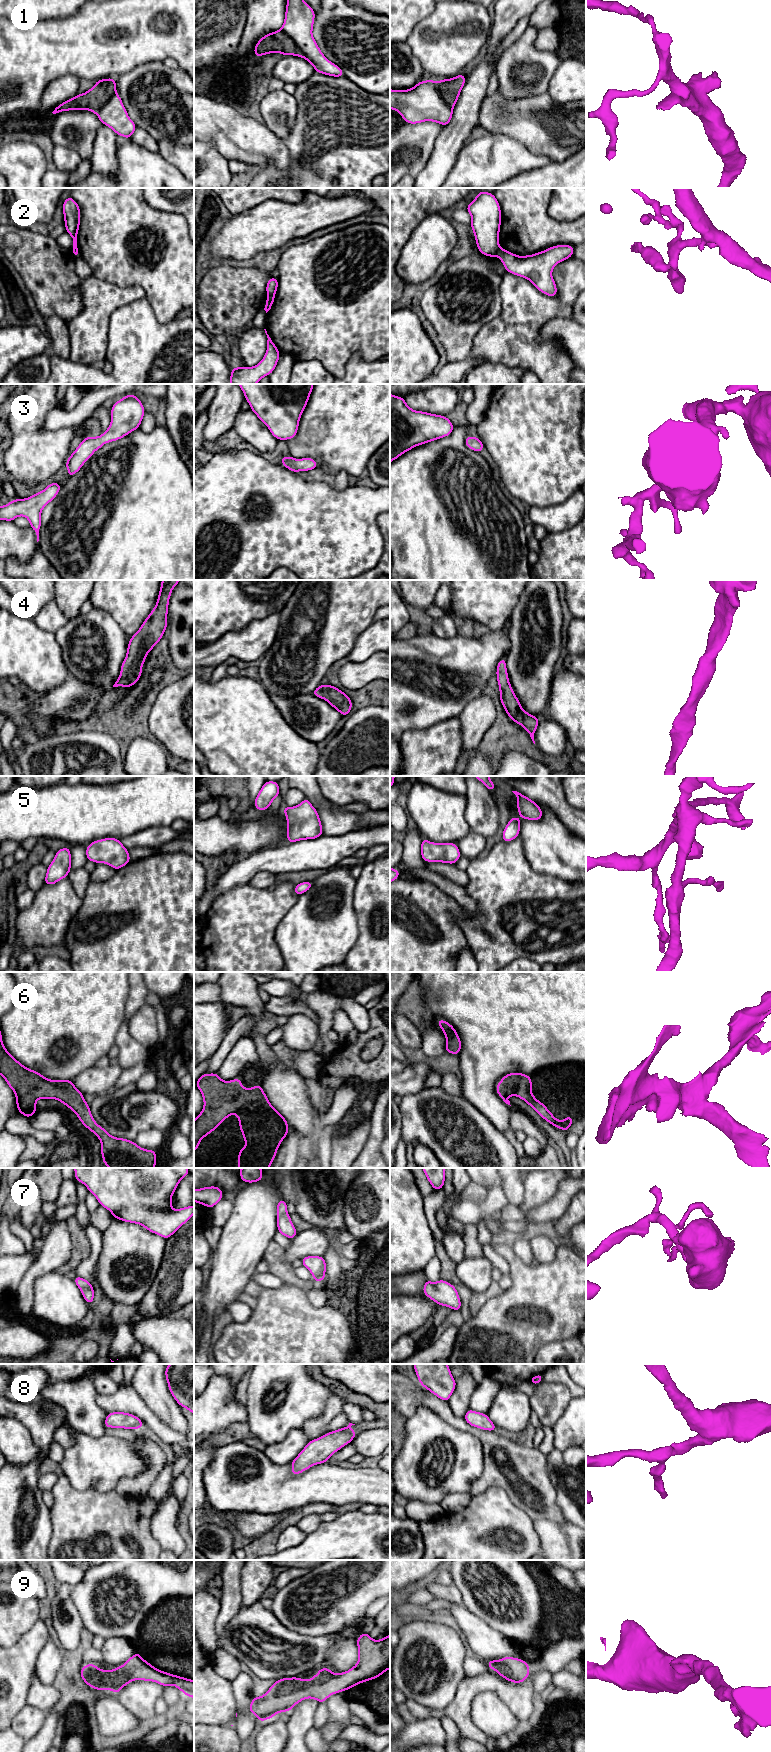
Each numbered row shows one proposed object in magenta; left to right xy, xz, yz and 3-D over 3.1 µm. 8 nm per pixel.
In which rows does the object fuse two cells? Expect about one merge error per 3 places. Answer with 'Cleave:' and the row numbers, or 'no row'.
Cleave: 1, 2

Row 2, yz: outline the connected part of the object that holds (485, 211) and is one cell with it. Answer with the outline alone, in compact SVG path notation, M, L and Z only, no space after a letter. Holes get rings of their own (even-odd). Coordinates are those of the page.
M480 191L466 210L471 215L471 228L479 252L488 257L497 255L500 249L499 232L501 209L494 194Z

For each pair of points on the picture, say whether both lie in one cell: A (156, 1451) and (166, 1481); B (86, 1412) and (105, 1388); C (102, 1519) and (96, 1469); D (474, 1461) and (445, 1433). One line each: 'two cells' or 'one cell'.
A: two cells
B: two cells
C: two cells
D: one cell

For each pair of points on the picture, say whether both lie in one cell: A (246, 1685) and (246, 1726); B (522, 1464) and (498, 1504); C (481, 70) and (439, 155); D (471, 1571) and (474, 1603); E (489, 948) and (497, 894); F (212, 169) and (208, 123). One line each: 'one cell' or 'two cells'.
A: one cell
B: two cells
C: one cell
D: one cell
E: one cell
F: two cells

